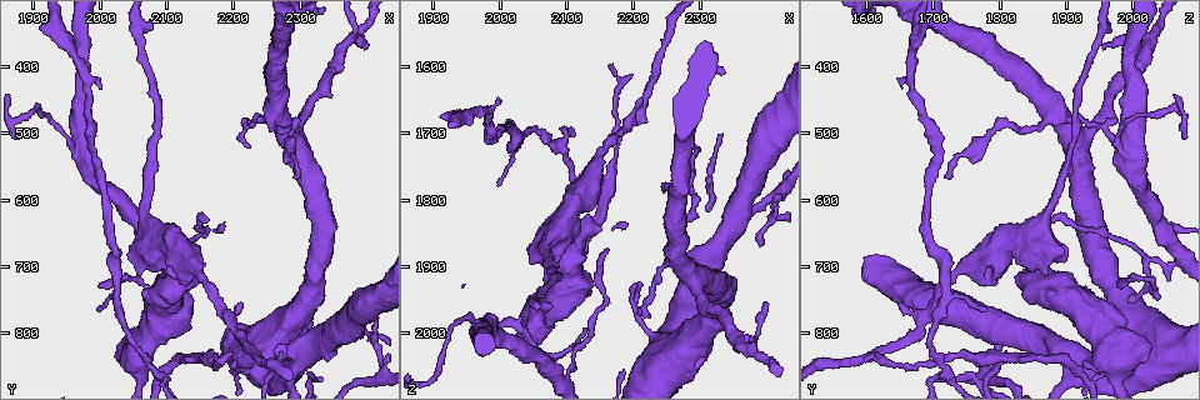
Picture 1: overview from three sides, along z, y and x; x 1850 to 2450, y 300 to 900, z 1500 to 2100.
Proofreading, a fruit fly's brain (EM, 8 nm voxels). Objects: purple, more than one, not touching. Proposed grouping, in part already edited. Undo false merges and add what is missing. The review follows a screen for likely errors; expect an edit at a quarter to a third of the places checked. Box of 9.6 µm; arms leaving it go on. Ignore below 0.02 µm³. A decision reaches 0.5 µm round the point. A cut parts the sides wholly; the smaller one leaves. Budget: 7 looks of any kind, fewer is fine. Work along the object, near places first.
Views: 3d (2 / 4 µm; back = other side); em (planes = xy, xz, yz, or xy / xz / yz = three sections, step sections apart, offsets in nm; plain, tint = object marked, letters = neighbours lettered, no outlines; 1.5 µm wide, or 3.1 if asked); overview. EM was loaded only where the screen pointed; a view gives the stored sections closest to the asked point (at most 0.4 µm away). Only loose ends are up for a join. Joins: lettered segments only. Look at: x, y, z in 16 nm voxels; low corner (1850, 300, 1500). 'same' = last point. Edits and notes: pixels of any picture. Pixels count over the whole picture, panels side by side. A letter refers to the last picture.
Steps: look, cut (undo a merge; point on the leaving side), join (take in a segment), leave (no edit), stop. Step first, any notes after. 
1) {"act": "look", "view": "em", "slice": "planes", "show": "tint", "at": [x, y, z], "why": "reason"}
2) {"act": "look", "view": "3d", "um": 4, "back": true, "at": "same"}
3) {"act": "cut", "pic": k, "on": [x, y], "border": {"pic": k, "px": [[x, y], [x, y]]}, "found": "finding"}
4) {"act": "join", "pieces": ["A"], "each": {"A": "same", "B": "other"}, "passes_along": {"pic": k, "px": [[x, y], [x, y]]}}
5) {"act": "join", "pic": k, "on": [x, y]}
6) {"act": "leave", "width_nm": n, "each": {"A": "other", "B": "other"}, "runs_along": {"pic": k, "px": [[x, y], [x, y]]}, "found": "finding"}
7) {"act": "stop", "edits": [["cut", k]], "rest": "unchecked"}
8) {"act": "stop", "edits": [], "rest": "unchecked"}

{"act": "look", "view": "3d", "um": 2, "at": [2375, 355, 2025], "why": "three arms meet"}

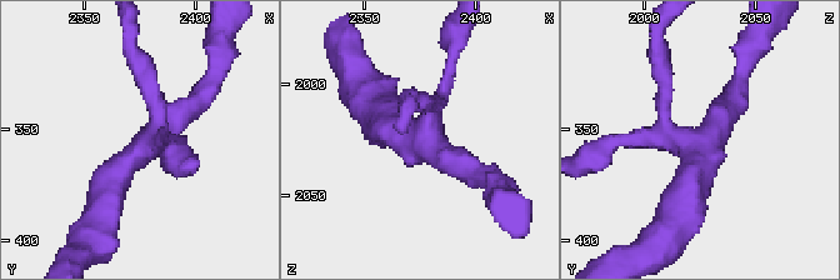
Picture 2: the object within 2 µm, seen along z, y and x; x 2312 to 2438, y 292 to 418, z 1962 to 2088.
{"act": "look", "view": "em", "slice": "planes", "show": "letters", "at": [2377, 357, 2027]}

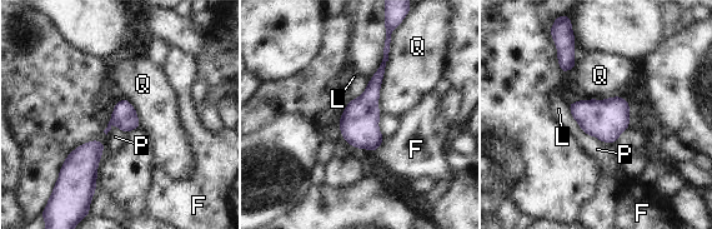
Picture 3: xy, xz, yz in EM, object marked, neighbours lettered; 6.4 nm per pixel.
{"act": "leave", "width_nm": 260, "each": {"F": "other", "L": "other", "P": "other", "Q": "other"}, "border": {"pic": 3, "px": [[390, 48], [380, 89], [380, 114]]}, "found": "continuous, no second neuron"}

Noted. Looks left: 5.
{"act": "look", "view": "em", "slice": "xz", "step": 8, "show": "letters", "at": [2085, 735, 2035], "why": "abrupt turn"}

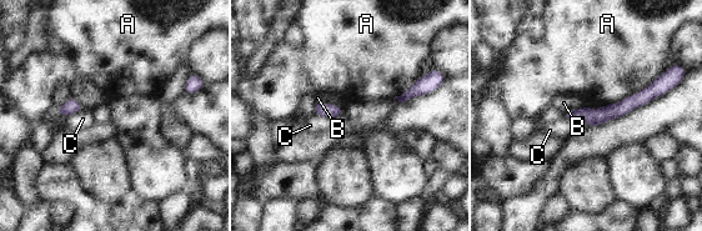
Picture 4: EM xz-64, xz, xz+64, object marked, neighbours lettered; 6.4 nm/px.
{"act": "leave", "each": {"A": "other", "B": "other", "C": "other"}, "border": {"pic": 4, "px": [[632, 93], [616, 103], [603, 106]]}, "found": "one neuron here"}

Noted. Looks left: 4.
{"act": "look", "view": "3d", "um": 4, "at": [2170, 830, 1725], "why": "sudden change in width"}

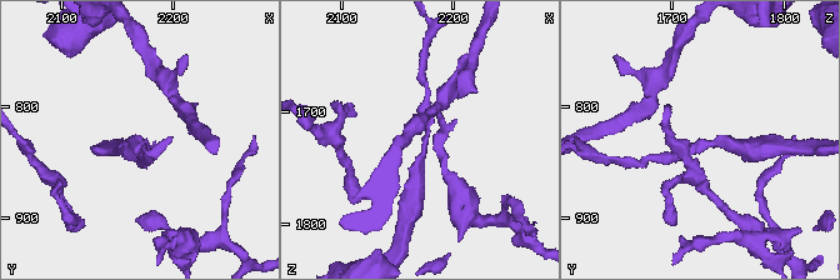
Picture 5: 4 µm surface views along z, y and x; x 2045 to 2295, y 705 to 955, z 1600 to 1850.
{"act": "look", "view": "em", "slice": "xy", "step": 4, "show": "letters", "at": [2174, 830, 1730]}

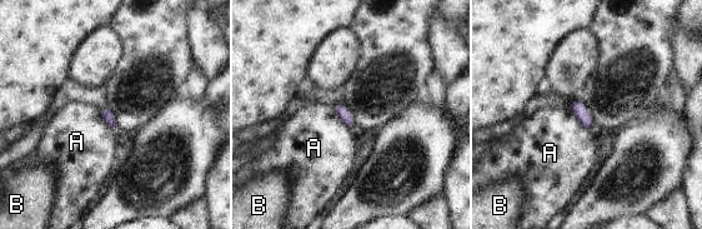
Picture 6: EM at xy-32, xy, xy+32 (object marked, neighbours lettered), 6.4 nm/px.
{"act": "leave", "width_nm": 60, "each": {"A": "other", "B": "other"}, "found": "all the same neuron"}

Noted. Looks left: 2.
{"act": "stop", "edits": [], "rest": "unchecked"}

